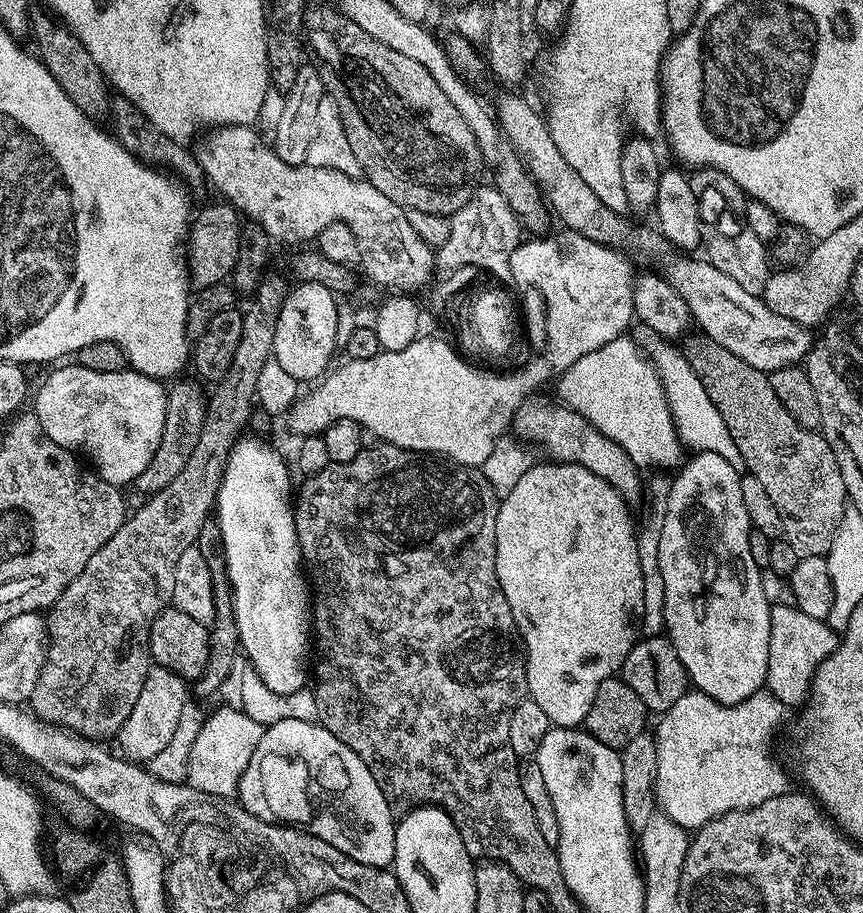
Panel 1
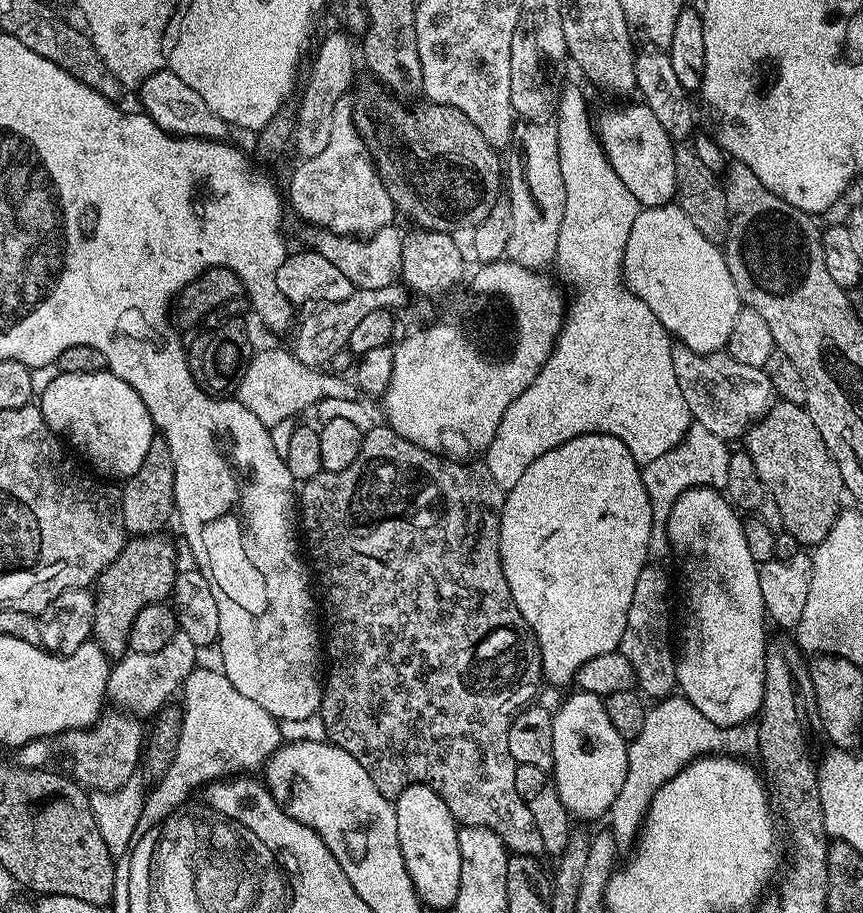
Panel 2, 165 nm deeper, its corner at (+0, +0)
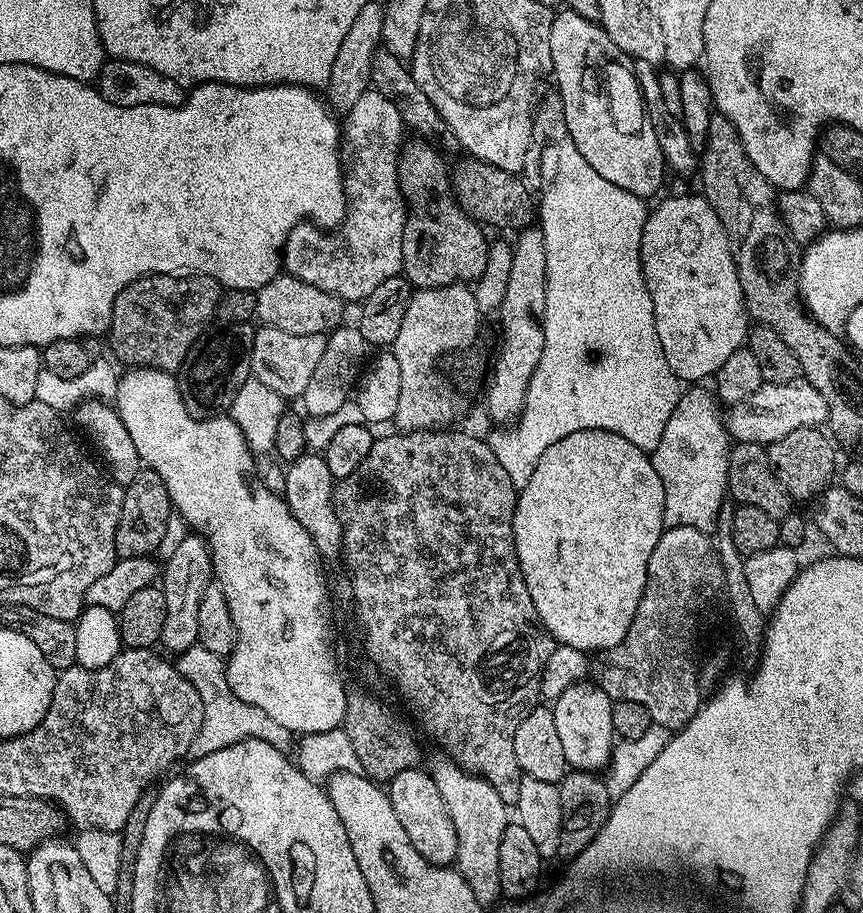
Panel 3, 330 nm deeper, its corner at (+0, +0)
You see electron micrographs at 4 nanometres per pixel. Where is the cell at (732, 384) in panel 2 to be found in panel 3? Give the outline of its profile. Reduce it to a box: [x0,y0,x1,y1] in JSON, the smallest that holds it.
[726,382,828,446]

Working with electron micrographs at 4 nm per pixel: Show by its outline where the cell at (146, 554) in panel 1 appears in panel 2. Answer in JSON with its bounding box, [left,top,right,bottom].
[92,534,176,654]

